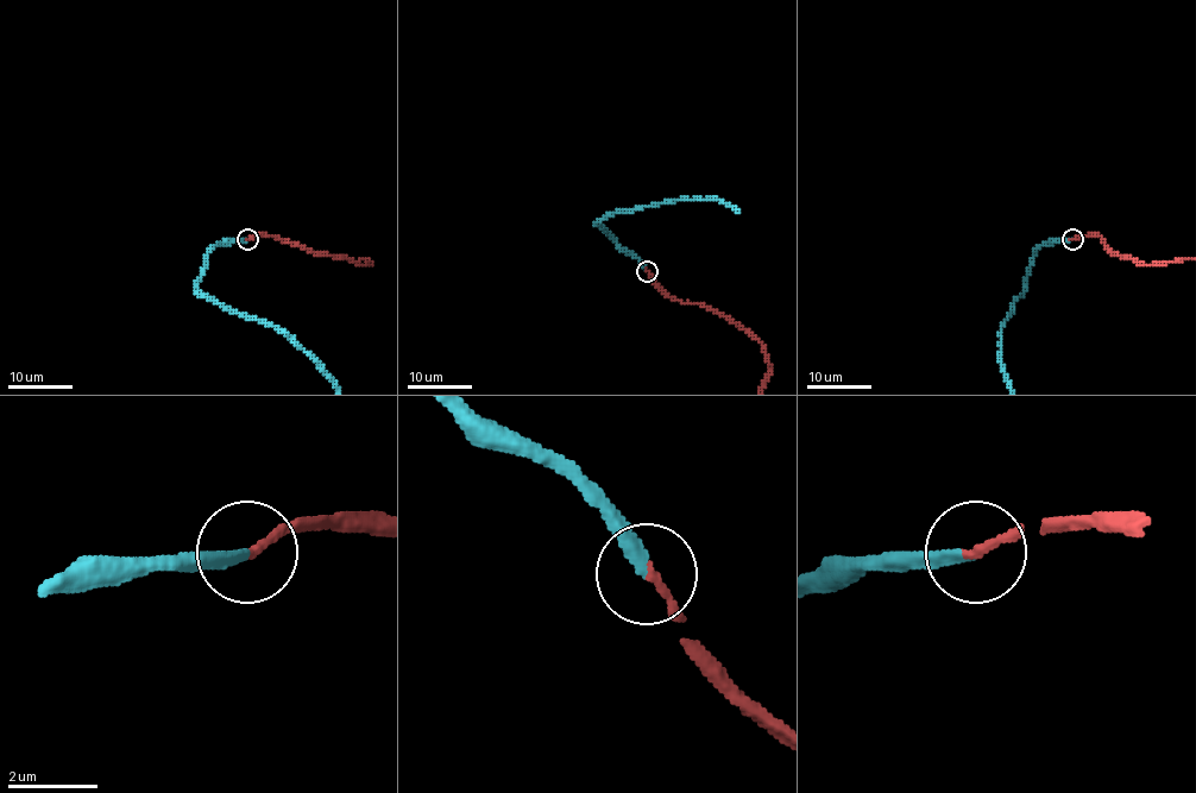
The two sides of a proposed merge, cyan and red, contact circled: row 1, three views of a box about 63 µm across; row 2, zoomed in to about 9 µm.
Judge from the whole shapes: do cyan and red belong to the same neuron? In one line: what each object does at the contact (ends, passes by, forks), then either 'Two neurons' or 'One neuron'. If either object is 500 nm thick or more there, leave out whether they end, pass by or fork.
At the ring cyan ends. At the ring red ends. One neuron

